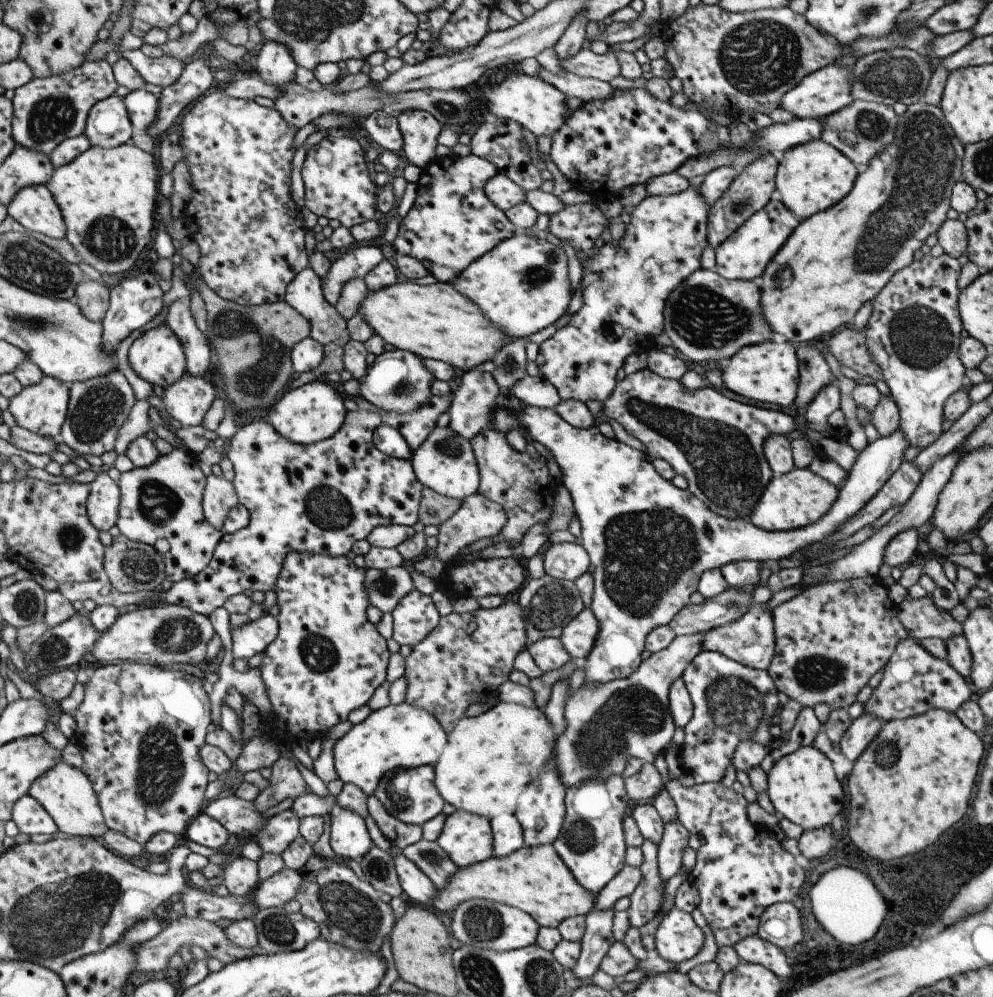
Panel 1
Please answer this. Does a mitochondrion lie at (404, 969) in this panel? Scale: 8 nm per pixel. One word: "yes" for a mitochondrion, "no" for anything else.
no

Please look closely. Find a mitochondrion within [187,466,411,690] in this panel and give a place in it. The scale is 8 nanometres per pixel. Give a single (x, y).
(320, 654)

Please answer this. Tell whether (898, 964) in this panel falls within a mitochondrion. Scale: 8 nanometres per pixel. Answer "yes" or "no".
no

